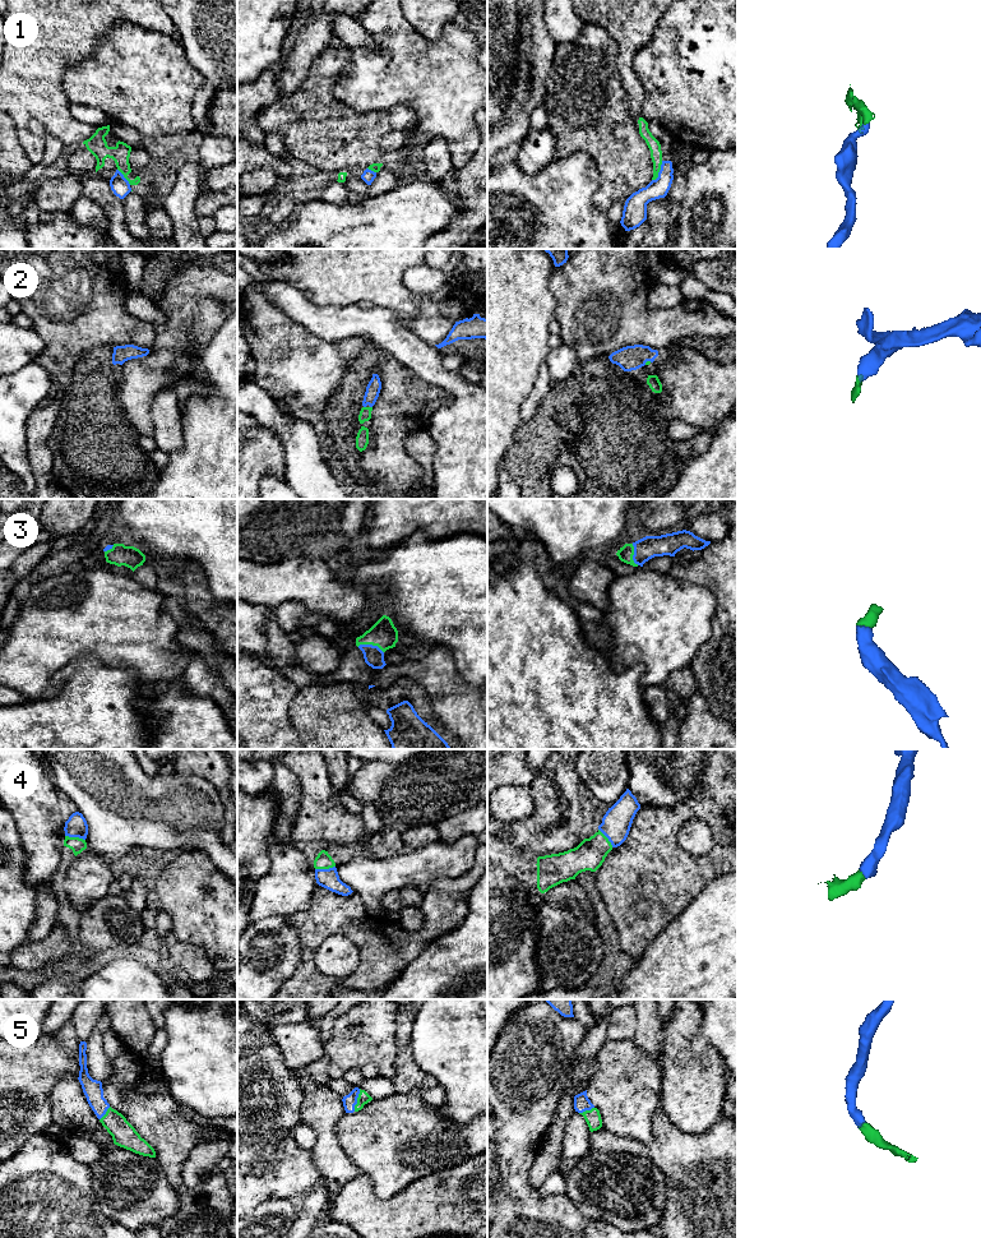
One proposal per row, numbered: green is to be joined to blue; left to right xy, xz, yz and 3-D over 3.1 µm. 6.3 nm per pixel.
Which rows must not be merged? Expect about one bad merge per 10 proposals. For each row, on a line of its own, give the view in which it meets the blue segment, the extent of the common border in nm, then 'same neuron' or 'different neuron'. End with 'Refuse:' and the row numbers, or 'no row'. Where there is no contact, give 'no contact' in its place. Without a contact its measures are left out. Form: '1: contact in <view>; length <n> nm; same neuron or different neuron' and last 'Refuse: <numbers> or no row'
1: contact in yz; length 140 nm; different neuron
2: contact in yz; length 50 nm; same neuron
3: contact in xz; length 170 nm; same neuron
4: contact in xy; length 130 nm; same neuron
5: contact in xz; length 150 nm; same neuron
Refuse: 1

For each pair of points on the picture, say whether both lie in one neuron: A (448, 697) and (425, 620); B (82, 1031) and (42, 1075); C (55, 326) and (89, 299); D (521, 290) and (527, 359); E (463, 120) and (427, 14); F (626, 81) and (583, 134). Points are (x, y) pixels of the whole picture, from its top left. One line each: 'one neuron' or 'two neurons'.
A: two neurons
B: two neurons
C: one neuron
D: one neuron
E: two neurons
F: two neurons

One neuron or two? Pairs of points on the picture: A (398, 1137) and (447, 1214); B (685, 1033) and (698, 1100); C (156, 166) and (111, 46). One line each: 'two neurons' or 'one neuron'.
A: two neurons
B: one neuron
C: two neurons

